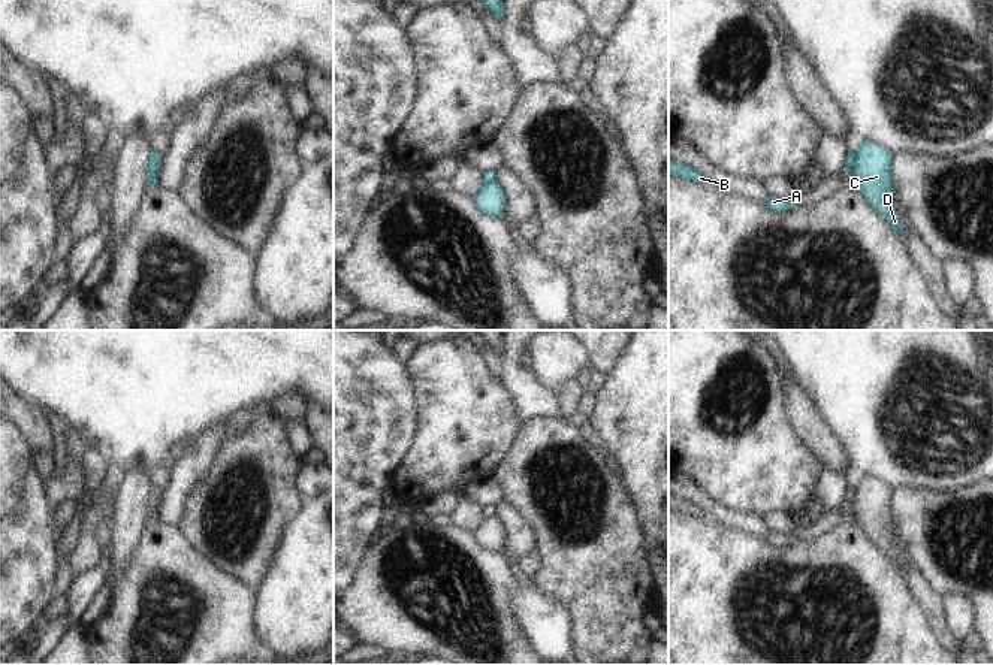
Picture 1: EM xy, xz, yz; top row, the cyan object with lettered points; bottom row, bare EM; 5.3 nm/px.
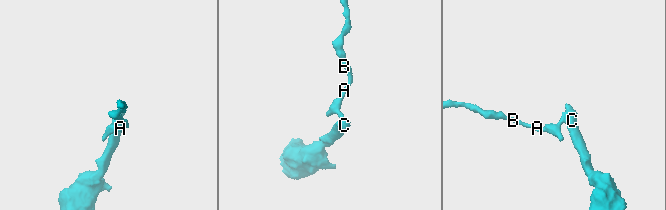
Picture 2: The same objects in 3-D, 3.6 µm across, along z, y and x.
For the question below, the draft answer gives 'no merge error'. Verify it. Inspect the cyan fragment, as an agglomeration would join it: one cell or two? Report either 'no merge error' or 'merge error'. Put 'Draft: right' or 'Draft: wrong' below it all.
merge error
Draft: wrong

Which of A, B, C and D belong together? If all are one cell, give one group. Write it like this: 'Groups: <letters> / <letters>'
Groups: A B / C D

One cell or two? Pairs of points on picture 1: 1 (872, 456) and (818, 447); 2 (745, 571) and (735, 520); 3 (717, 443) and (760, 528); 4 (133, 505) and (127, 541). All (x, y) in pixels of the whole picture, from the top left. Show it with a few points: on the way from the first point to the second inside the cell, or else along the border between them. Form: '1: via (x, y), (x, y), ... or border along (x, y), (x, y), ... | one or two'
1: border along (824, 419), (845, 449) | two
2: border along (714, 517), (730, 528), (748, 531), (764, 540) | two
3: border along (755, 513), (760, 514) | two
4: via (129, 514), (127, 532) | one

